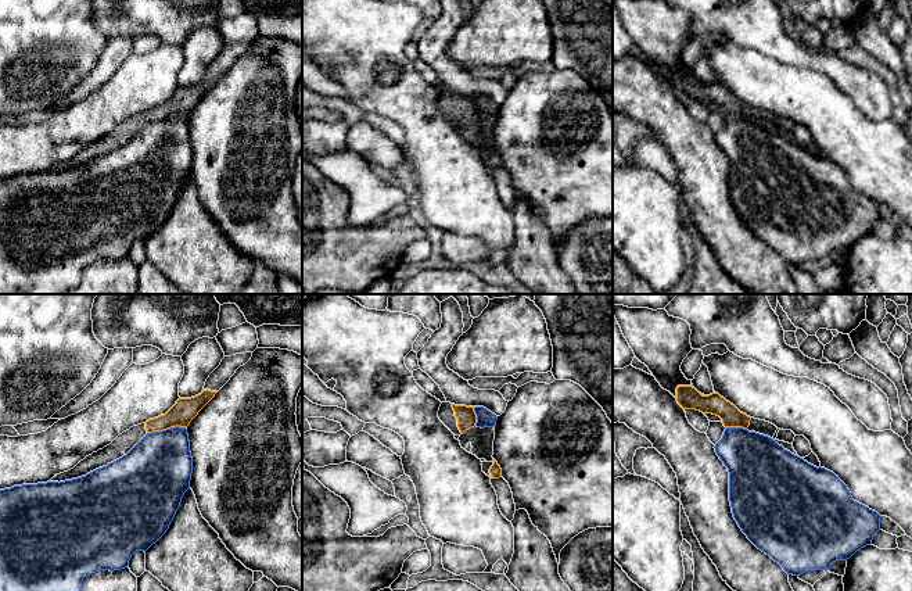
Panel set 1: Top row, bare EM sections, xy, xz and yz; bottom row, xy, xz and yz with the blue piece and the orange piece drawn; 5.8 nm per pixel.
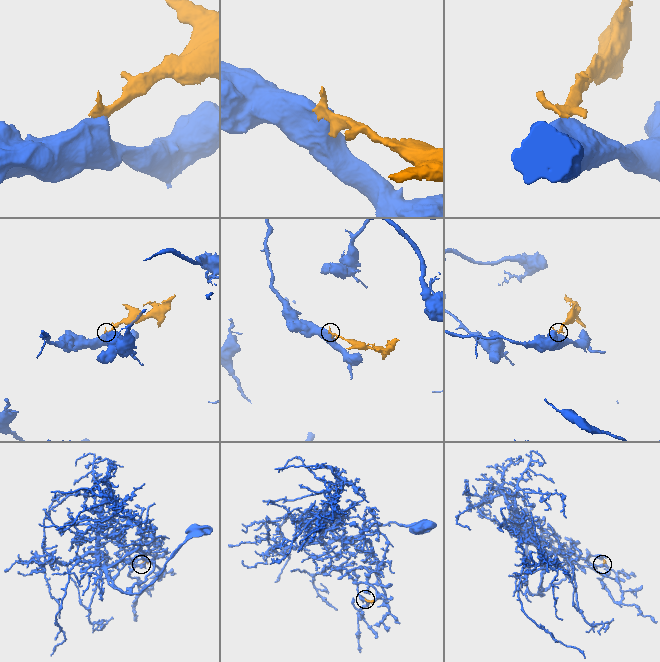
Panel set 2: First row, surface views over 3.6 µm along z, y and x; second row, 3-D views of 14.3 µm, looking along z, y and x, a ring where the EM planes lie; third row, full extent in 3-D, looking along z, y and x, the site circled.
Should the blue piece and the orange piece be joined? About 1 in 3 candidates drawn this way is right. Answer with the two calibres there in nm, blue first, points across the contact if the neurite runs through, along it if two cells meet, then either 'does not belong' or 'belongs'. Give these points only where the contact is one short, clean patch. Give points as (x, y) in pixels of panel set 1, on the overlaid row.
400/140 nm | along xy (185, 426), (171, 426), (147, 433) | does not belong

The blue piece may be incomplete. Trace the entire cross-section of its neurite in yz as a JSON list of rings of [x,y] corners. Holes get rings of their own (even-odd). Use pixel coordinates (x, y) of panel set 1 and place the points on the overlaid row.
[[[726,427],[714,448],[729,472],[729,501],[735,520],[747,538],[787,574],[827,572],[833,562],[847,560],[870,545],[880,530],[882,516],[854,501],[839,476],[808,463],[768,436]]]

